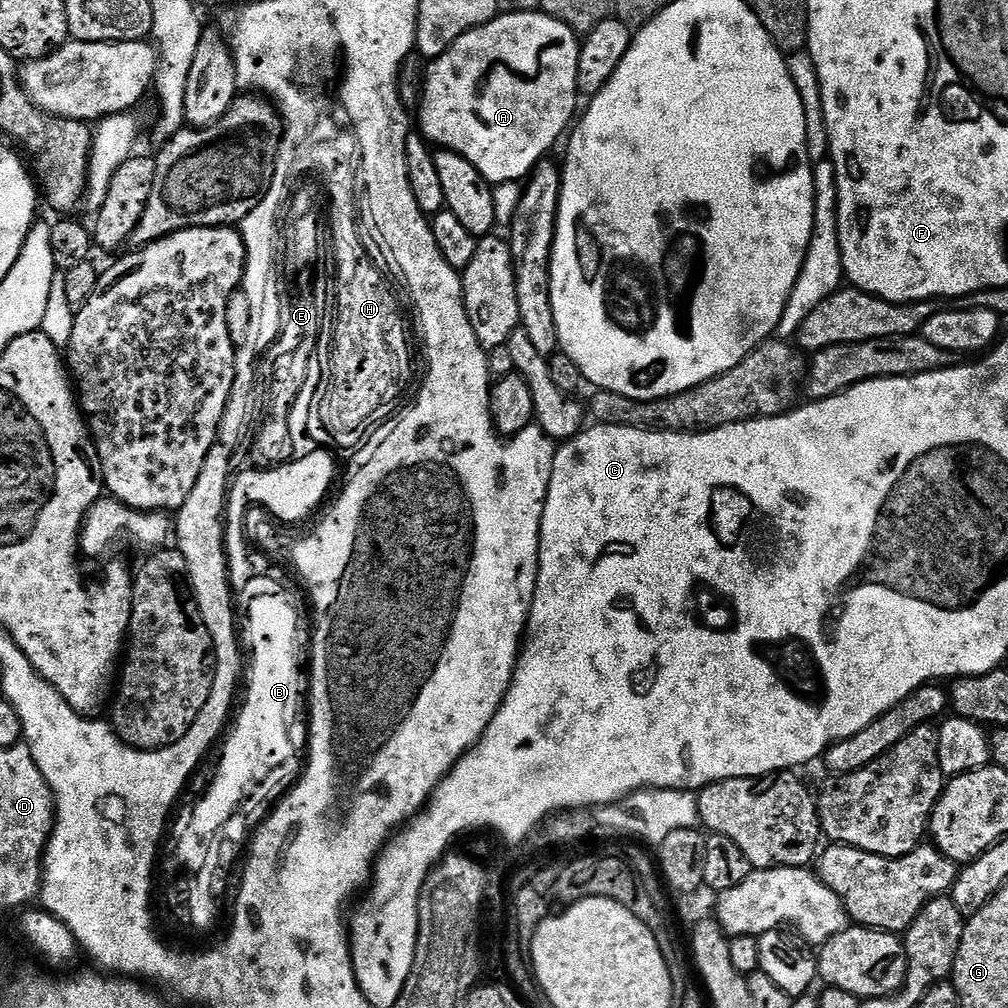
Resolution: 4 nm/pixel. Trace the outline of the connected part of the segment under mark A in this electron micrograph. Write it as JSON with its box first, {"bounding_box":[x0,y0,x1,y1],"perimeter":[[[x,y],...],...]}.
{"bounding_box":[418,10,581,186],"perimeter":[[[533,10],[533,12],[507,12],[505,11],[497,16],[486,26],[462,34],[462,38],[458,38],[438,59],[427,65],[424,74],[424,93],[420,96],[418,109],[418,115],[420,115],[419,135],[423,136],[429,145],[435,146],[437,149],[453,152],[462,158],[466,158],[466,162],[470,162],[470,166],[474,166],[478,170],[478,174],[482,174],[482,178],[493,186],[505,184],[506,182],[523,181],[532,169],[549,155],[548,151],[559,142],[560,135],[562,135],[562,140],[577,115],[576,100],[578,101],[578,93],[576,83],[578,82],[578,58],[580,57],[581,45],[578,33],[570,26],[566,26],[566,22],[558,22],[558,18],[548,16],[545,12],[539,10]]]}

